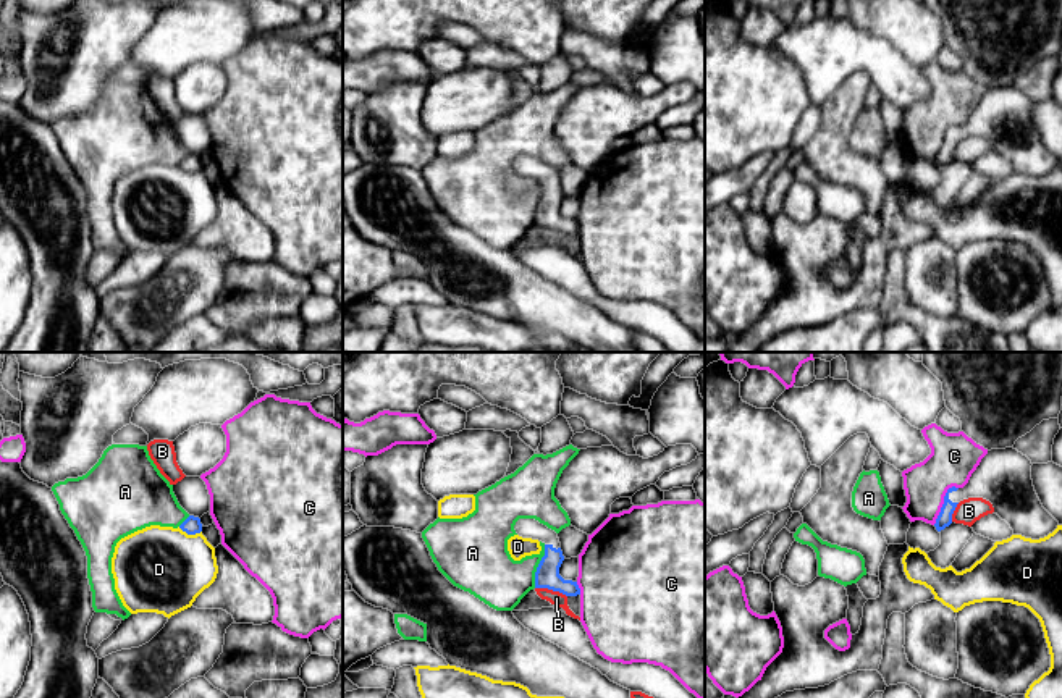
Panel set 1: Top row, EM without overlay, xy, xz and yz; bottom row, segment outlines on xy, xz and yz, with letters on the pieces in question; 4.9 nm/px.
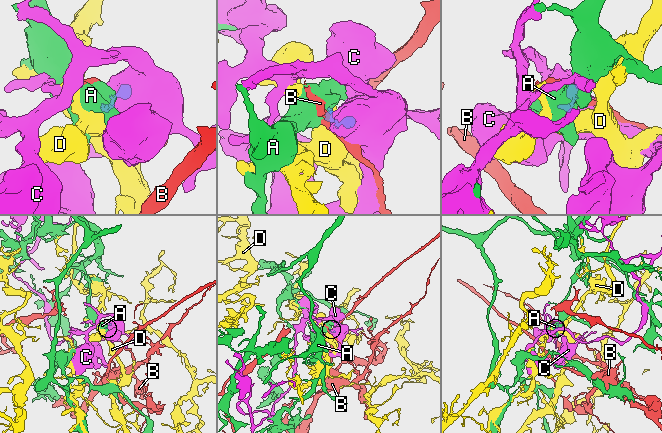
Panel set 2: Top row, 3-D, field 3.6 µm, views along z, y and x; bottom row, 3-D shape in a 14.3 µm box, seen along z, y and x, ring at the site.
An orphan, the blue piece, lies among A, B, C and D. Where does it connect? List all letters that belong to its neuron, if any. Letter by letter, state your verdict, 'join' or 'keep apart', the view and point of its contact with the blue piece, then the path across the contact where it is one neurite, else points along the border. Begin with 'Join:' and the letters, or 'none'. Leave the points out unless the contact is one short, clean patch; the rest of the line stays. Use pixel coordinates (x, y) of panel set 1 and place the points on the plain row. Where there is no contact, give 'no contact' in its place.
Join: none
A: keep apart; contact xz (539, 204); border xz (545, 183), (545, 193), (537, 206), (534, 225)
B: keep apart; contact xz (552, 227); border xz (535, 225), (558, 228), (566, 235)
C: keep apart; contact yz (944, 141)
D: keep apart; contact xy (189, 172); border xy (178, 165), (188, 172), (201, 170)

